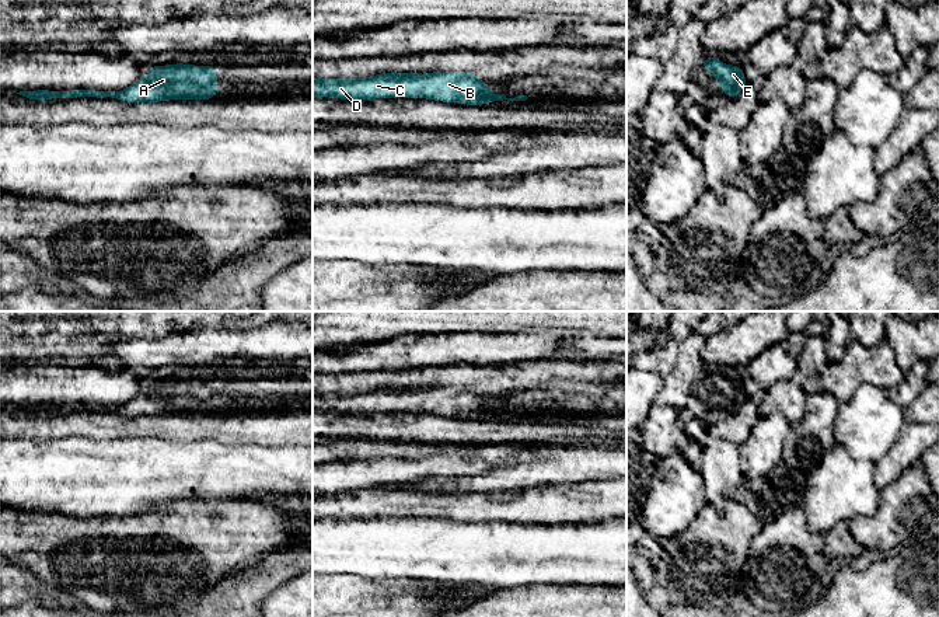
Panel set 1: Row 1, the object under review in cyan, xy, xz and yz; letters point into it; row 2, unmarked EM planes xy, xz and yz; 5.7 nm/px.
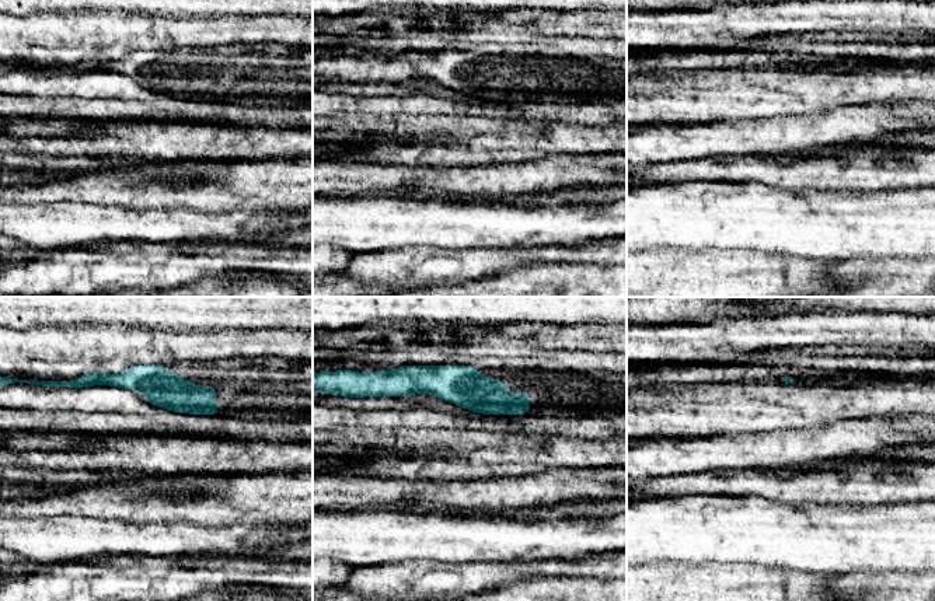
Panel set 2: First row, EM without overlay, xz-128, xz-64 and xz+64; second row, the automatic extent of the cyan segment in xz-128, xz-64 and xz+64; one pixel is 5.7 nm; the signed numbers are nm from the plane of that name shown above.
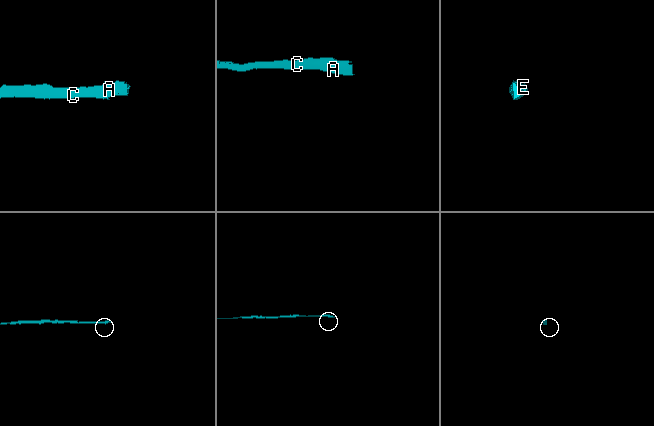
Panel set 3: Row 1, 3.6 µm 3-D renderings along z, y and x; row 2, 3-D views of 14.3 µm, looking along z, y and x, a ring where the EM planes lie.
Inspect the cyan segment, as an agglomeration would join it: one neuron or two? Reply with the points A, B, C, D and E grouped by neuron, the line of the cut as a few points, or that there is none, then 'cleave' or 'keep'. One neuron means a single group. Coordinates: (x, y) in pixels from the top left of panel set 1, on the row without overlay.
groups A B C D E; cut none; keep

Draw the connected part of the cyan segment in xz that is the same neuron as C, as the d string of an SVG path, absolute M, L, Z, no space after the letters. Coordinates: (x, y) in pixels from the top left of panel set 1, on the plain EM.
M433 386L429 388L380 387L369 393L313 393L313 411L334 411L343 414L371 412L430 412L444 416L461 416L468 419L491 418L495 415L526 415L527 409L507 412L505 408L493 408L485 395L479 395L475 387Z

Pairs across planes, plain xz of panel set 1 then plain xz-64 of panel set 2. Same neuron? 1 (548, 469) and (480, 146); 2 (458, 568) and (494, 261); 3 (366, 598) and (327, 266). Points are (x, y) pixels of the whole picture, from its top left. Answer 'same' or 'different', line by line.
1: same
2: different
3: same

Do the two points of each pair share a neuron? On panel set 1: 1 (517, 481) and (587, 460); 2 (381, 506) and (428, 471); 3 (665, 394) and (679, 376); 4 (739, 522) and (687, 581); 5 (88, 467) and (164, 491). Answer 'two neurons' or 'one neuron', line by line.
1: one neuron
2: two neurons
3: one neuron
4: one neuron
5: one neuron

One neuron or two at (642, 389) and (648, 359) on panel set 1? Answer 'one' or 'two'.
two

